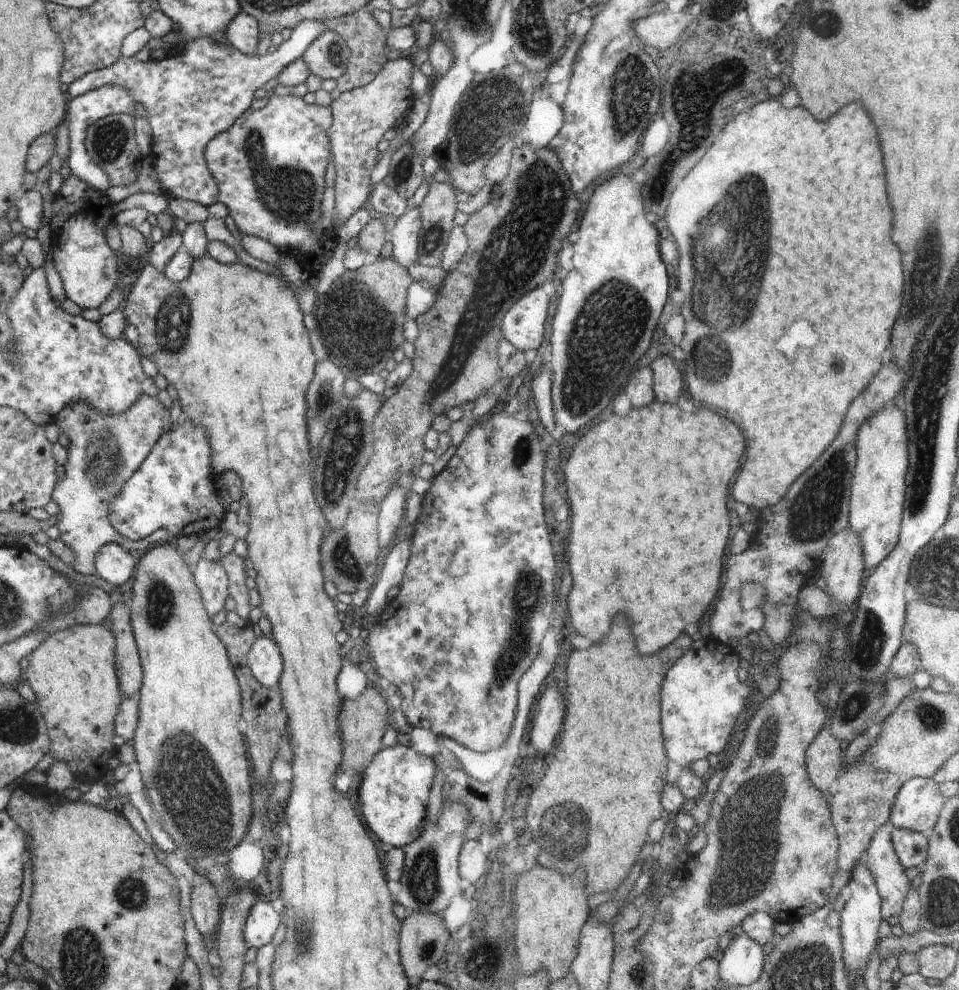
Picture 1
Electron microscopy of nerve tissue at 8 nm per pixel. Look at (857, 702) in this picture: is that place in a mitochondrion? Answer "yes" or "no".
yes

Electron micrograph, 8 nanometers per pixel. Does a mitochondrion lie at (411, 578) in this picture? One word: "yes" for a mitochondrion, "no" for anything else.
no

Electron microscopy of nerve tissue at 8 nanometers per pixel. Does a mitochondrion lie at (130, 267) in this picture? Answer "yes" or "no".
no

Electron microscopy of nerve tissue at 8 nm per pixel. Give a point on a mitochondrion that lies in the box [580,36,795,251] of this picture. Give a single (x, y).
(629, 95)

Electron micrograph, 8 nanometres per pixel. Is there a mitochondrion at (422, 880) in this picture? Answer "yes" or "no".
yes

